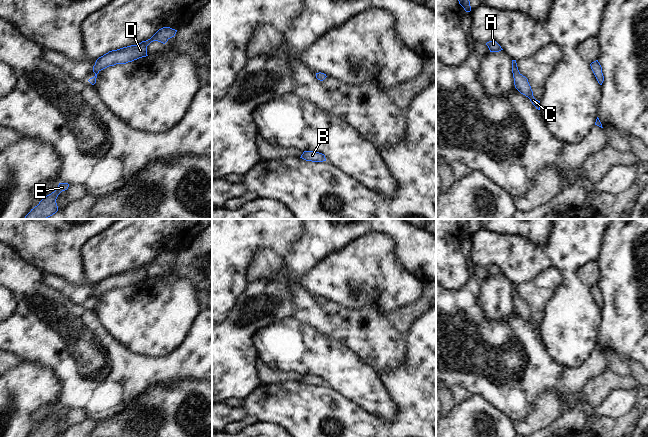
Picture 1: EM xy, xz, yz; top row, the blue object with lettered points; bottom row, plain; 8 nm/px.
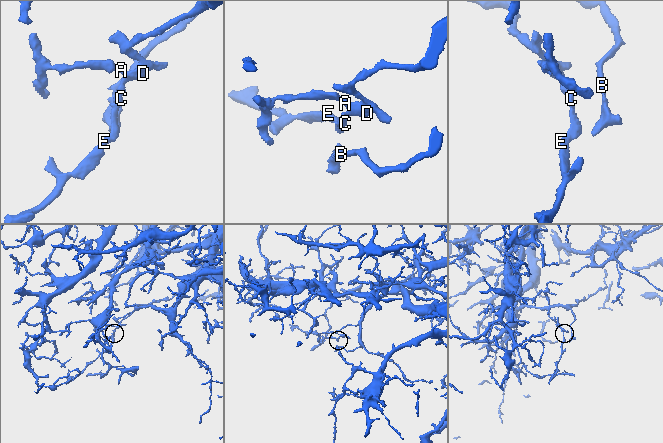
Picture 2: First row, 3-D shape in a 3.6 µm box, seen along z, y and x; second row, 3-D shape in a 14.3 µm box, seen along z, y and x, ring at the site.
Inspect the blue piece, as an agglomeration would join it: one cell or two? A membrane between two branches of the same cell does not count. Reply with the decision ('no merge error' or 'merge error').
no merge error

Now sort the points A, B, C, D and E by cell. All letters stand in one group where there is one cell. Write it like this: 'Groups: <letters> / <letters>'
Groups: A B C D E

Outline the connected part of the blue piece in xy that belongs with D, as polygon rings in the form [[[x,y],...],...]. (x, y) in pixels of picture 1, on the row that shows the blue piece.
[[[163,27],[159,29],[150,39],[142,41],[137,45],[131,45],[109,51],[96,60],[95,65],[93,66],[93,72],[95,73],[95,76],[90,78],[88,81],[94,85],[96,83],[97,74],[101,70],[109,66],[114,66],[116,64],[126,64],[139,58],[148,56],[147,46],[151,42],[158,41],[165,44],[170,38],[175,36],[176,32],[177,30],[170,27]]]

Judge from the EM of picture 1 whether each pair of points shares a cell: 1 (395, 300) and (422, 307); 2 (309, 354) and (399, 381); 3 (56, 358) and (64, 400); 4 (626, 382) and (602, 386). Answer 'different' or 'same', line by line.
1: different
2: different
3: same
4: same

